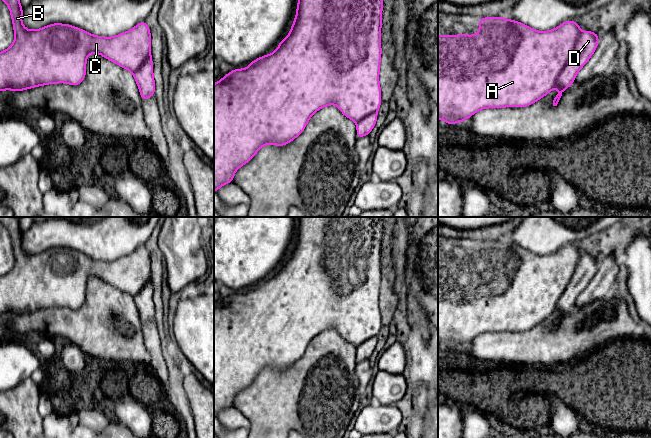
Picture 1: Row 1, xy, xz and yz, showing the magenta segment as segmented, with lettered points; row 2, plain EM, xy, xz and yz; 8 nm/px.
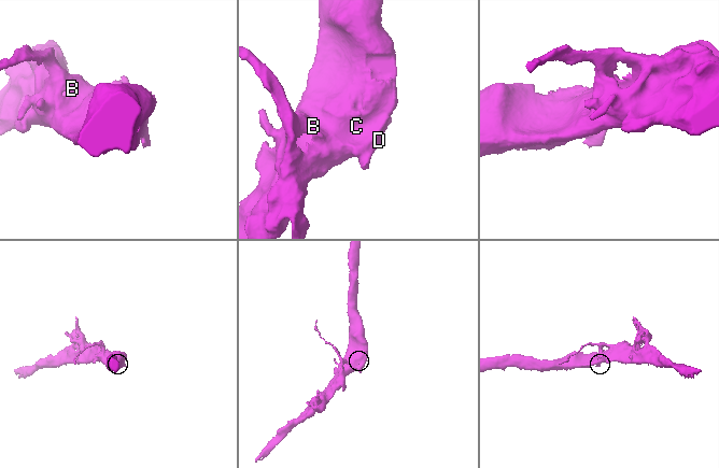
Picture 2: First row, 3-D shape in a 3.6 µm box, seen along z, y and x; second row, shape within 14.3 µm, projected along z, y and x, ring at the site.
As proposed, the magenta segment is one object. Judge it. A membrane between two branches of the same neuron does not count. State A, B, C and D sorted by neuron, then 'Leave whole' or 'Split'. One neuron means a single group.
Groups: A B C / D. Split

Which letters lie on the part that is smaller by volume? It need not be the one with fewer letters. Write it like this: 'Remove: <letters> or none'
Remove: D

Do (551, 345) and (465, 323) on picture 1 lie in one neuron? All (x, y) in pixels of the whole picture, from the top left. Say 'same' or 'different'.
different

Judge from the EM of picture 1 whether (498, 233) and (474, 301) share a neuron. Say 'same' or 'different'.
same

